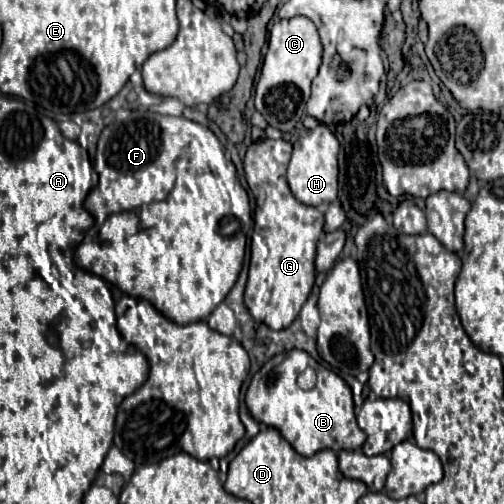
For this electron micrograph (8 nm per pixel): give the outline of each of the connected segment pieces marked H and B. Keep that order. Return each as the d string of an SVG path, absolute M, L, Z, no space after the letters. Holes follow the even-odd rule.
M318 125L316 129L308 131L302 139L294 143L294 153L288 165L288 185L292 189L292 195L312 207L324 207L332 201L336 201L338 195L338 139L332 131L328 131L324 125Z
M292 349L264 363L262 369L252 377L244 401L250 415L258 423L278 429L282 437L292 445L292 449L302 457L312 457L322 449L354 451L360 449L366 441L364 431L356 423L350 387L342 377L322 367L306 351L300 349ZM308 365L316 371L318 379L310 391L304 391L298 387L296 379Z

